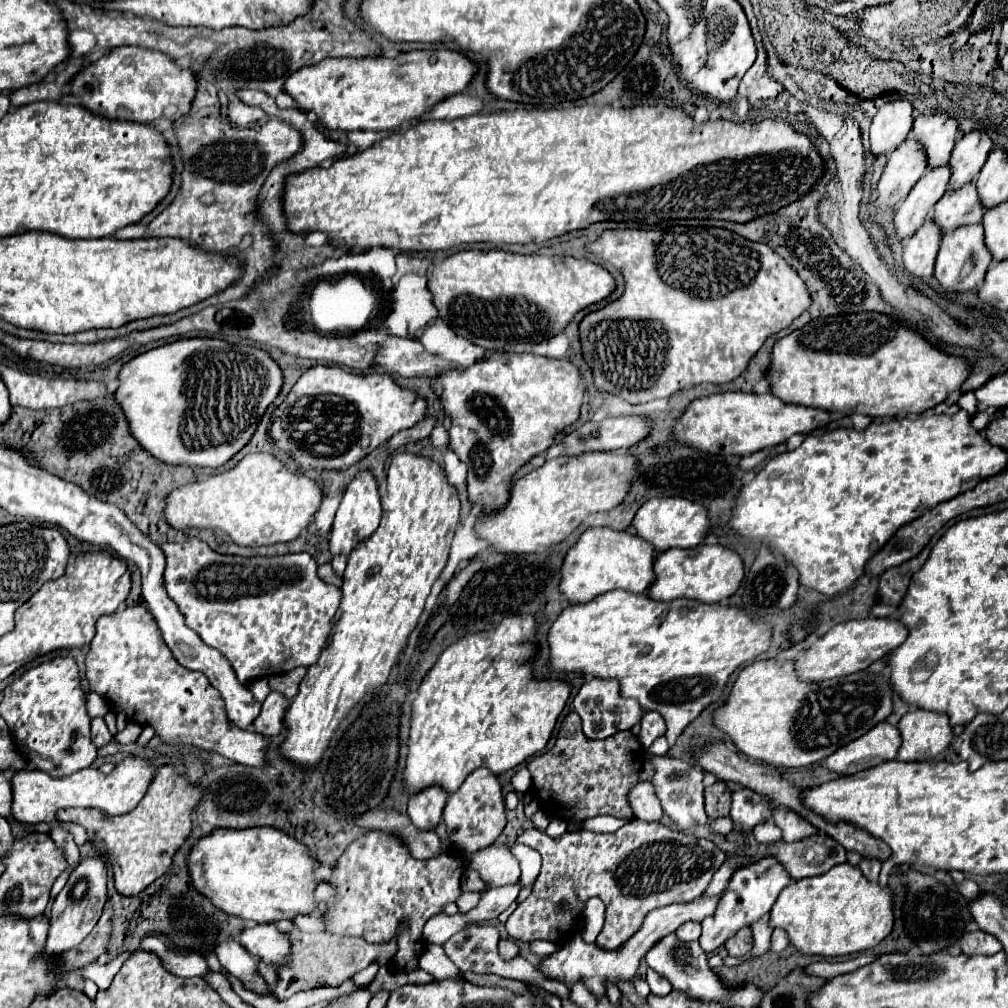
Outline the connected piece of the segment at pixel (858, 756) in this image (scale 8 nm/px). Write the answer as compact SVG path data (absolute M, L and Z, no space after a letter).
M883 721L863 737L851 741L843 749L837 749L825 759L829 771L851 775L885 761L893 761L901 747L901 733L891 723Z

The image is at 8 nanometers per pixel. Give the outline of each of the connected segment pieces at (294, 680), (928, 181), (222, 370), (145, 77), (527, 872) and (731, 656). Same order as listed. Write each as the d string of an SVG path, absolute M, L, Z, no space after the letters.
M297 667L285 675L275 675L269 679L269 685L273 691L279 691L281 695L285 695L289 701L295 699L295 693L297 693L297 687L299 687L299 681L305 677L305 671L303 667Z
M949 163L939 169L927 169L925 175L915 183L911 193L903 203L899 203L895 213L895 229L899 239L911 237L923 223L923 219L931 213L933 205L947 191L947 181L951 177Z
M195 337L155 347L125 363L115 399L127 415L133 437L159 461L223 467L251 441L259 417L281 387L283 371L265 349Z
M117 47L107 57L91 63L71 83L71 95L81 99L81 105L89 111L123 121L153 123L167 117L171 121L189 113L197 91L193 69L179 67L171 57L161 51L143 47Z
M515 843L511 851L521 863L521 879L519 881L523 883L523 887L533 885L535 877L539 875L539 869L541 869L541 855L535 849L531 849L529 845L521 845L521 843Z
M609 591L595 601L567 607L549 631L551 667L571 673L581 671L591 677L619 679L621 695L633 697L641 703L643 711L659 711L667 721L667 743L675 745L683 729L701 715L705 707L719 701L727 687L731 673L757 655L765 653L771 645L771 625L749 619L741 609L729 605L709 605L695 599L655 601L647 593L635 595L627 591Z

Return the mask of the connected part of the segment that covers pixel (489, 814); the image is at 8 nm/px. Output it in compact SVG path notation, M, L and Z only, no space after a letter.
M487 767L475 769L465 779L465 783L449 795L449 801L443 811L443 821L447 825L447 833L455 849L463 853L477 853L489 847L505 827L505 801L499 779L491 771L487 771Z

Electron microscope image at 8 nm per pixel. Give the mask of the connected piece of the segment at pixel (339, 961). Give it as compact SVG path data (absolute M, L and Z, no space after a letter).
M297 916L294 919L293 931L289 933L291 937L291 965L287 967L273 967L257 961L257 967L261 975L267 979L269 989L273 989L279 999L289 999L297 991L307 991L313 981L325 979L329 987L341 985L345 979L351 979L357 971L365 969L371 963L387 965L391 957L395 955L395 941L371 945L359 937L343 937L343 935L331 935L326 932L325 917L311 919L310 916Z

